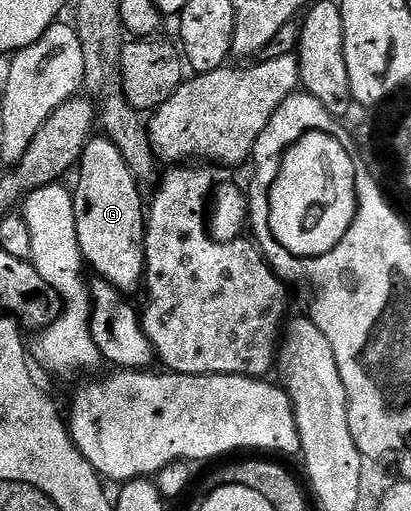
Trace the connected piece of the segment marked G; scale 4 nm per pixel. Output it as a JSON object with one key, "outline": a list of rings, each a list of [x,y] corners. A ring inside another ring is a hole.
{"outline":[[[104,137],[89,140],[76,175],[73,204],[81,258],[93,266],[94,276],[107,280],[122,293],[130,293],[139,287],[145,273],[147,203],[141,200],[142,188],[127,169],[123,153]]]}

